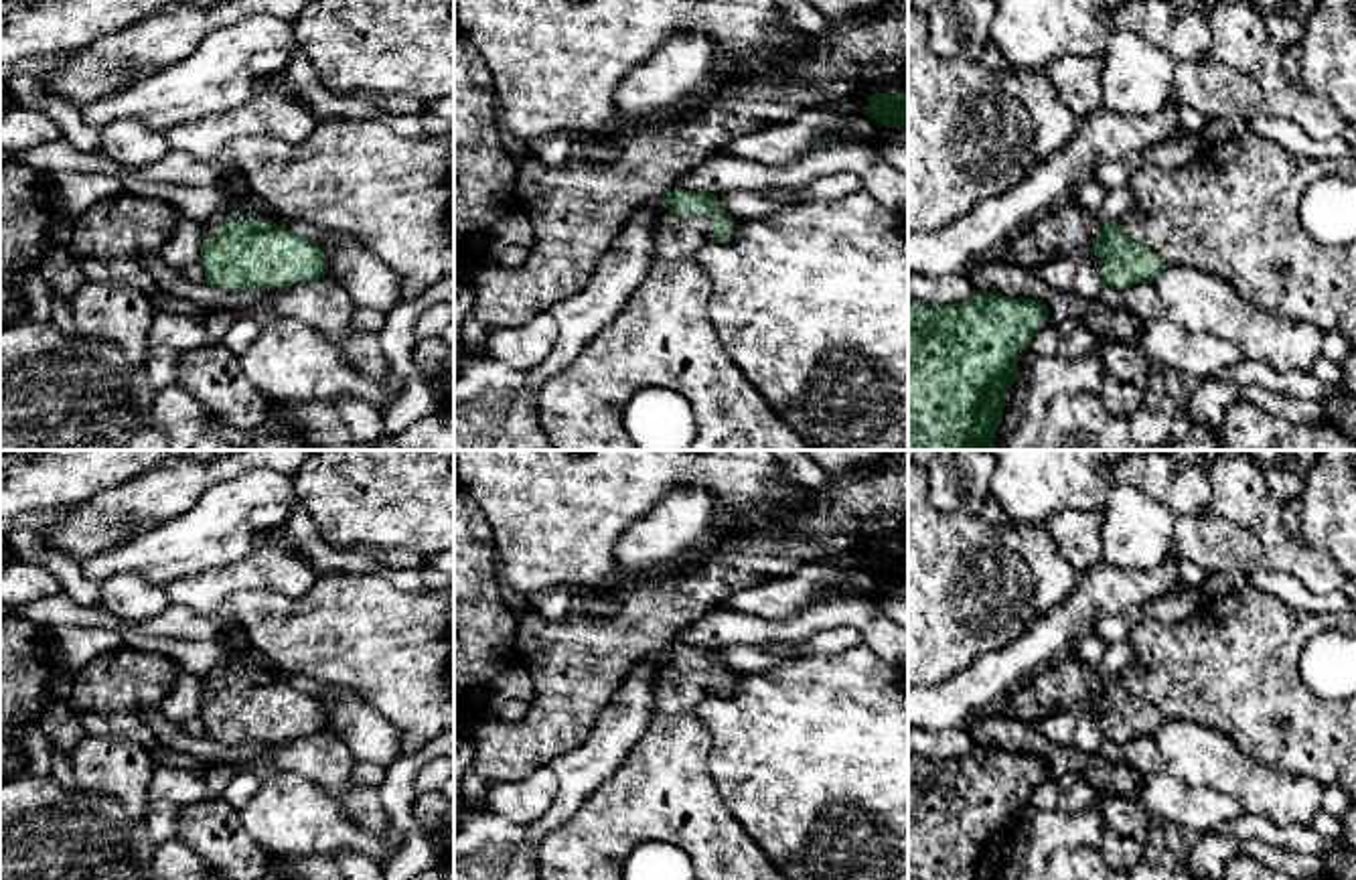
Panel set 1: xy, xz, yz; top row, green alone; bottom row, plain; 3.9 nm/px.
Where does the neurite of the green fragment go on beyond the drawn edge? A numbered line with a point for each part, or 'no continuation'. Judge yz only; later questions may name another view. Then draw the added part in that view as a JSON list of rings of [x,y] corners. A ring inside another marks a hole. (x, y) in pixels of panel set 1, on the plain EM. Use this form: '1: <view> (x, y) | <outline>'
1: yz (1233, 666) | [[[1242,588],[1204,598],[1192,616],[1174,627],[1151,616],[1135,620],[1129,635],[1135,661],[1123,671],[1123,681],[1165,718],[1222,732],[1242,754],[1273,771],[1311,777],[1324,787],[1338,785],[1356,805],[1356,695],[1317,698],[1299,675],[1303,647],[1328,631],[1356,637],[1356,610],[1309,612],[1269,592]]]

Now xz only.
1: xz (663, 791) | [[[661,665],[653,681],[651,720],[624,762],[580,805],[574,817],[539,844],[541,880],[624,880],[624,862],[647,841],[683,850],[695,880],[788,880],[726,809],[711,771],[711,736],[697,708],[711,698],[718,671]]]

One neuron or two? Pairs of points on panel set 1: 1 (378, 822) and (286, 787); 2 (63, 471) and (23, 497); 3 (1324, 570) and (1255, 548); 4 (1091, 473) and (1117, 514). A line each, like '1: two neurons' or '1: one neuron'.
1: two neurons
2: one neuron
3: one neuron
4: two neurons

